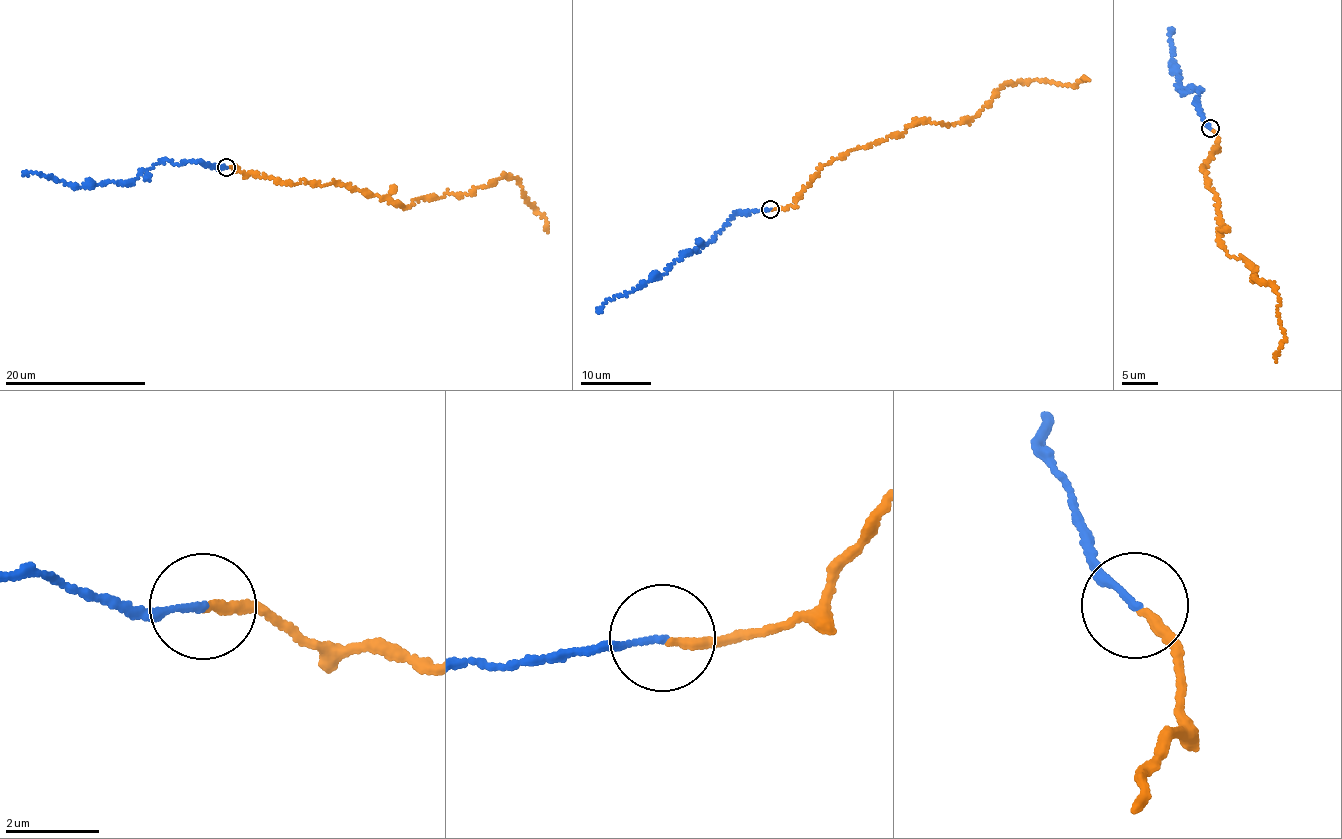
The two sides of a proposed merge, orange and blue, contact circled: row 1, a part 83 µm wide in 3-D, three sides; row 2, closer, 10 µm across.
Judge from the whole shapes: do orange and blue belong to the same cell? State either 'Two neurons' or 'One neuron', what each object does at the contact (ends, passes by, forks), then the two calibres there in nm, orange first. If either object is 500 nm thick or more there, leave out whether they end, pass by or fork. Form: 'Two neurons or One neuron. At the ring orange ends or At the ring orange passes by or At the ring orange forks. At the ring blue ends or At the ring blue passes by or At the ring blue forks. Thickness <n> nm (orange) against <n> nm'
Two neurons. At the ring orange ends. At the ring blue ends. Thickness 200 nm (orange) against 130 nm

